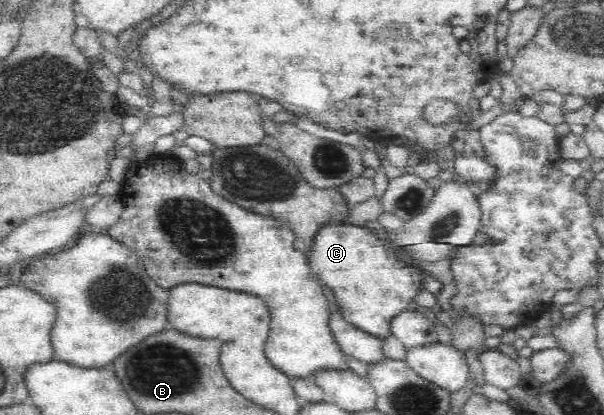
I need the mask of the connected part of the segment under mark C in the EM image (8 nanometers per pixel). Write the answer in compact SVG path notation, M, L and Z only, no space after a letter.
M325 224L309 253L312 272L333 290L345 321L380 340L393 336L391 323L410 309L411 301L423 289L423 272L397 259L393 247L384 244L365 225Z

